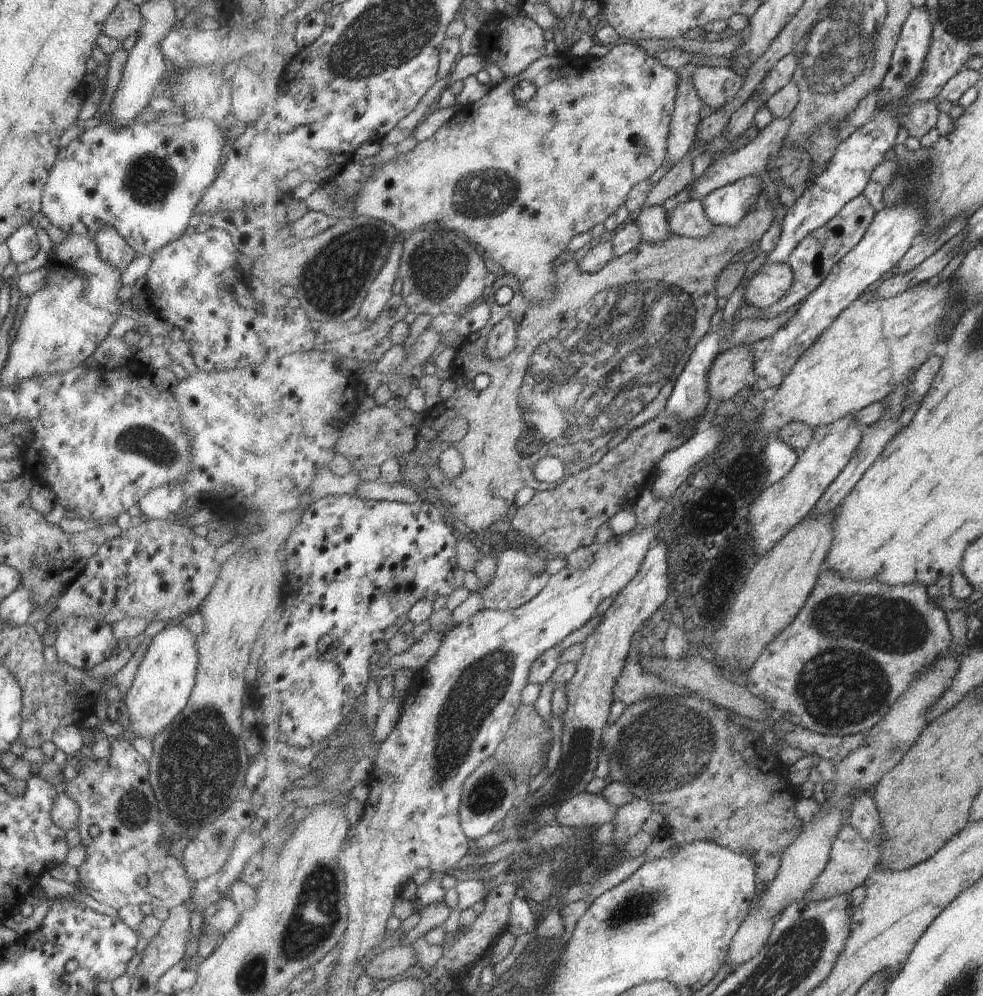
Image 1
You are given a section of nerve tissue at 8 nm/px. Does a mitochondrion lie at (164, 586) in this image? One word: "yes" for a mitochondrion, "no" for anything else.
no

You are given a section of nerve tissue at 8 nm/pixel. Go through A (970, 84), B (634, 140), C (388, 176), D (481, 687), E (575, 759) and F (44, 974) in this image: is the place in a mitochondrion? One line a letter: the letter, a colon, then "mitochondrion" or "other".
A: other
B: other
C: other
D: mitochondrion
E: mitochondrion
F: other

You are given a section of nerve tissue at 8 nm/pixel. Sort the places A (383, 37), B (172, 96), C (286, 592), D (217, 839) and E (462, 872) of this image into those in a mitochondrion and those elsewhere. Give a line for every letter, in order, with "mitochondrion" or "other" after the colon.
A: mitochondrion
B: other
C: other
D: mitochondrion
E: other

